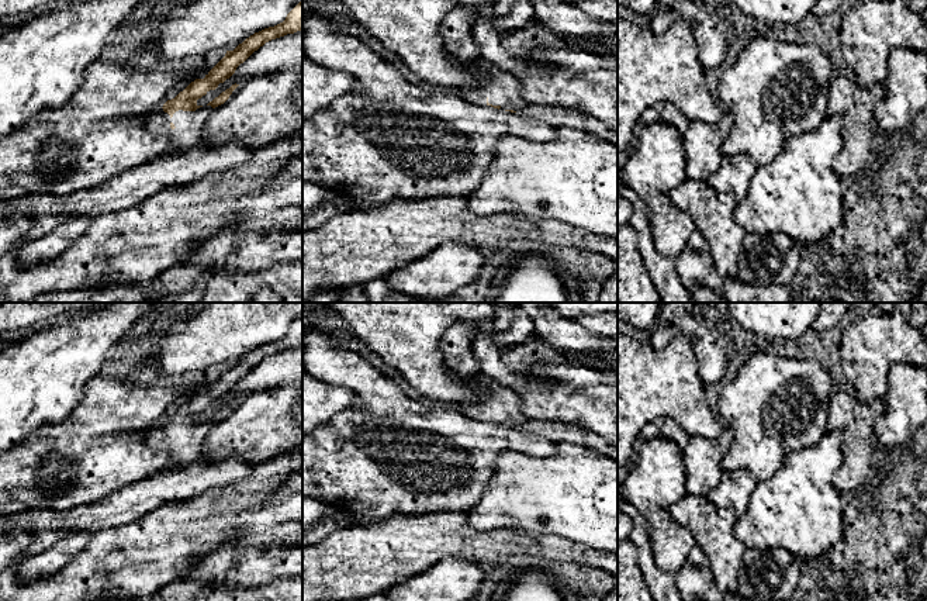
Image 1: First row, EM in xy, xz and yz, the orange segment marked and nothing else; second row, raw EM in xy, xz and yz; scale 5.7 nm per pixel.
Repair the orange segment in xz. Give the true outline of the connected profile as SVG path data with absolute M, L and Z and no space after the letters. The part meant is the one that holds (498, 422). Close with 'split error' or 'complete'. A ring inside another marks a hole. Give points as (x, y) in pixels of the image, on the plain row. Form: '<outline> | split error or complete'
M481 374L470 376L468 383L473 387L485 387L488 394L477 403L461 403L461 412L467 417L511 428L528 421L520 410L519 396L513 390L501 387Z | split error

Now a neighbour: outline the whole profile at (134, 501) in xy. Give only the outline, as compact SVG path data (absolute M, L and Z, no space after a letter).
M239 455L208 460L198 456L179 467L166 467L145 480L115 490L108 497L66 512L30 510L0 515L0 535L25 531L34 536L27 556L39 555L69 532L121 526L139 519L160 505L193 498L221 486L242 481L250 476L252 463Z

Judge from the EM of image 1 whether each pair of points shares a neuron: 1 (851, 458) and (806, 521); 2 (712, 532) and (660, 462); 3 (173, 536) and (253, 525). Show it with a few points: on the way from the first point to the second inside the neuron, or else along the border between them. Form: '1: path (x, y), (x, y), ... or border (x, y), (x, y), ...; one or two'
1: border (843, 451), (843, 463), (833, 477), (840, 493); two
2: border (687, 494), (670, 508), (671, 517), (685, 528); two
3: border (265, 503), (239, 517), (244, 534), (224, 545); two

